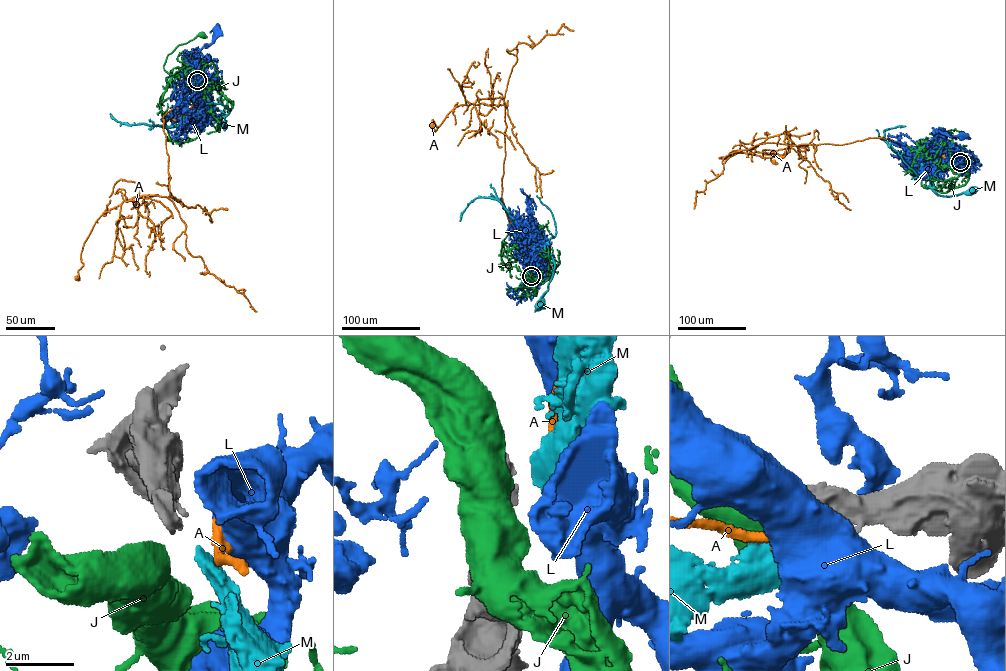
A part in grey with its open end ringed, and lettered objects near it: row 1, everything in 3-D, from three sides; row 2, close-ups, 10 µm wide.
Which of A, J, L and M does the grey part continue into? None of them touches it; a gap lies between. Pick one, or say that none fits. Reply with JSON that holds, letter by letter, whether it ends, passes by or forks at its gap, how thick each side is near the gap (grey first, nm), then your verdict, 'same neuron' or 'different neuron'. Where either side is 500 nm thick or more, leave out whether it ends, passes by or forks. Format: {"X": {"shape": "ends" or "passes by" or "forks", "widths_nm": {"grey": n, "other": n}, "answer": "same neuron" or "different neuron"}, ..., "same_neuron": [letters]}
{"A": {"shape": "ends", "widths_nm": {"grey": 360, "other": 280}, "answer": "different neuron"}, "J": {"widths_nm": {"grey": 360, "other": 700}, "answer": "different neuron"}, "L": {"widths_nm": {"grey": 360, "other": 750}, "answer": "different neuron"}, "M": {"widths_nm": {"grey": 360, "other": 500}, "answer": "same neuron"}, "same_neuron": ["M"]}

